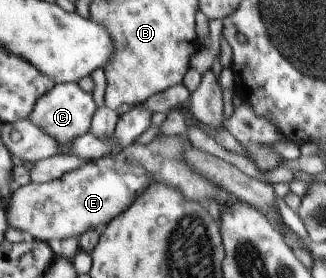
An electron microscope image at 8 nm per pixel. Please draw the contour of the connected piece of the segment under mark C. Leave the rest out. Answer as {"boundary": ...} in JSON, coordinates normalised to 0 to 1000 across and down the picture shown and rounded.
{"boundary":[[[187,299],[166,302],[144,331],[135,331],[110,360],[92,410],[77,428],[163,496],[187,558],[218,558],[221,504],[276,468],[276,439],[291,392],[279,335],[242,317],[236,299]]]}

